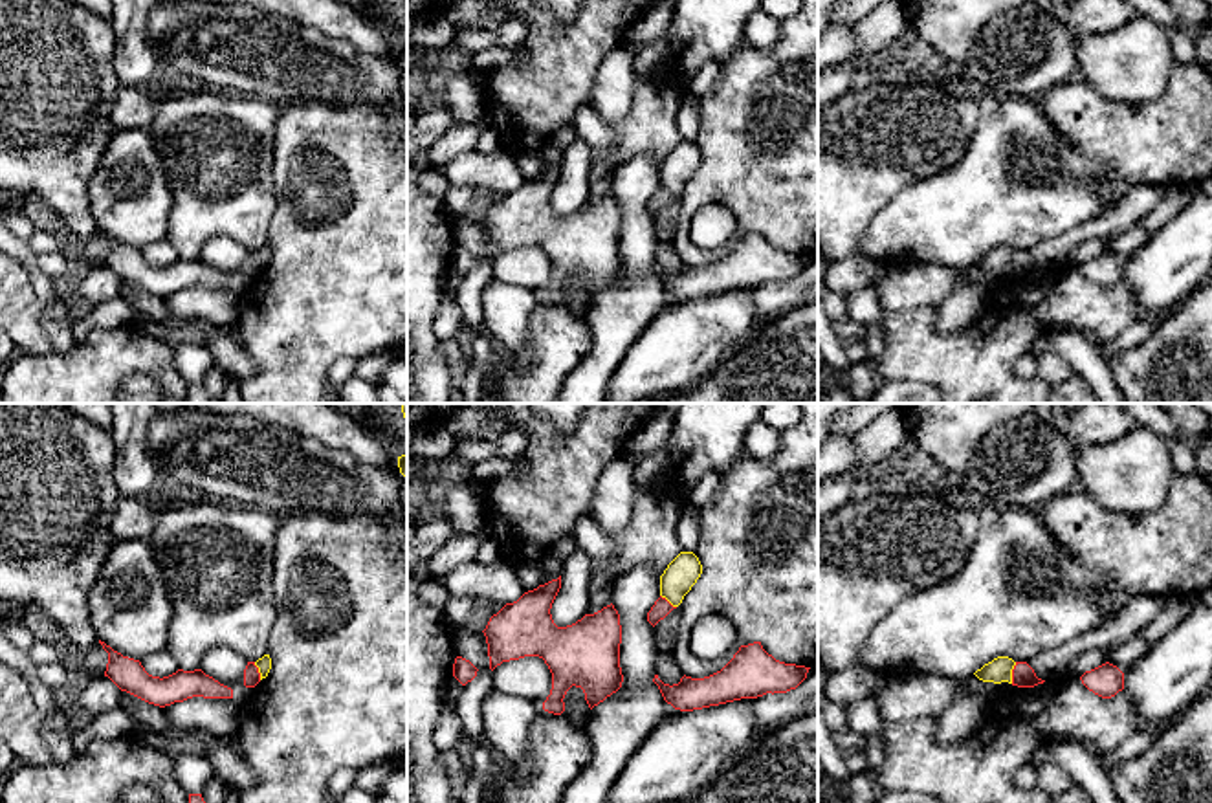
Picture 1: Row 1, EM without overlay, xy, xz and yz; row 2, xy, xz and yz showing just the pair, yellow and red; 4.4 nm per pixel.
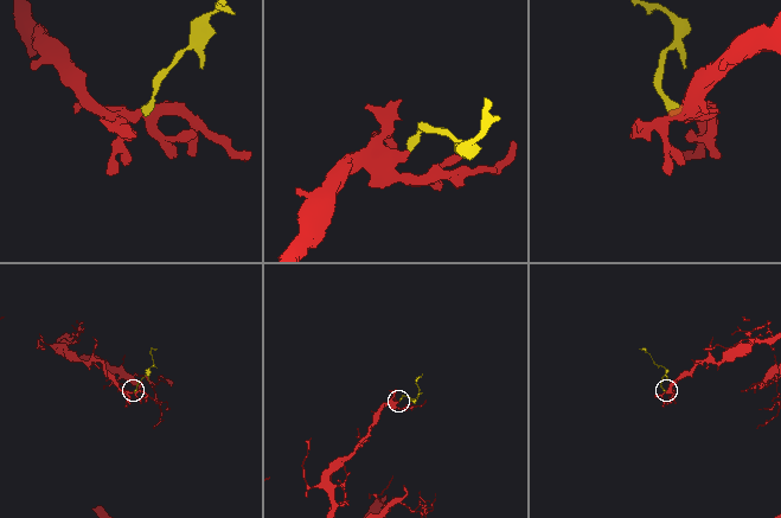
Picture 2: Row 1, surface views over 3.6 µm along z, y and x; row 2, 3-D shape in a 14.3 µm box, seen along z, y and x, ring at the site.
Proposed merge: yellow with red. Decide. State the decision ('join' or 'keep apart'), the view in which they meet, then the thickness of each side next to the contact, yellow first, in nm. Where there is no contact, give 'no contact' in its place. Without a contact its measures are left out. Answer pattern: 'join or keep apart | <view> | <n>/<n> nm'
keep apart | yz | 110/100 nm

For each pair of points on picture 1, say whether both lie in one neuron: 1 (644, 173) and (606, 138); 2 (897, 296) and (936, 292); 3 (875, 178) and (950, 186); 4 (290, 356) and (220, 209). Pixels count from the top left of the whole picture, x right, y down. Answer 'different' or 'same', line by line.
1: different
2: same
3: different
4: different

